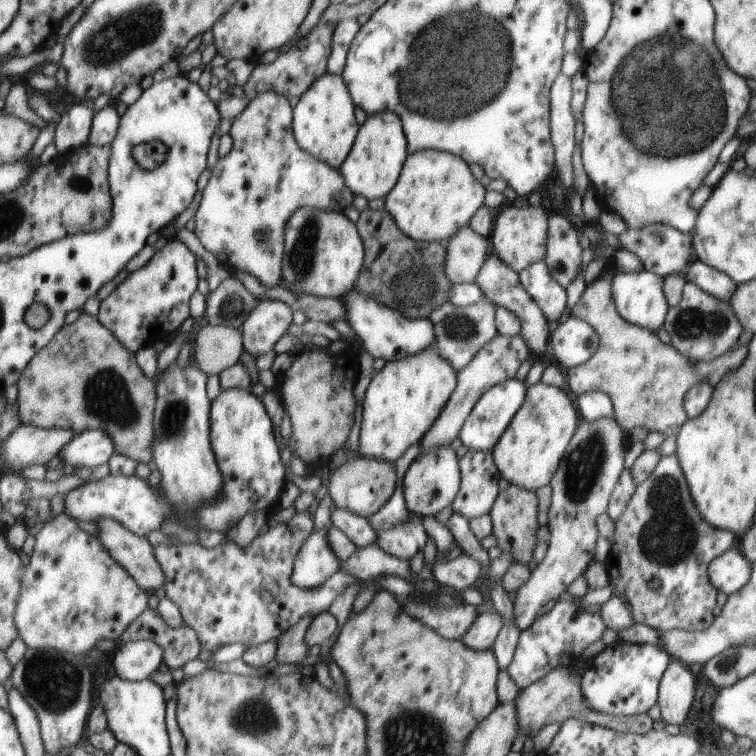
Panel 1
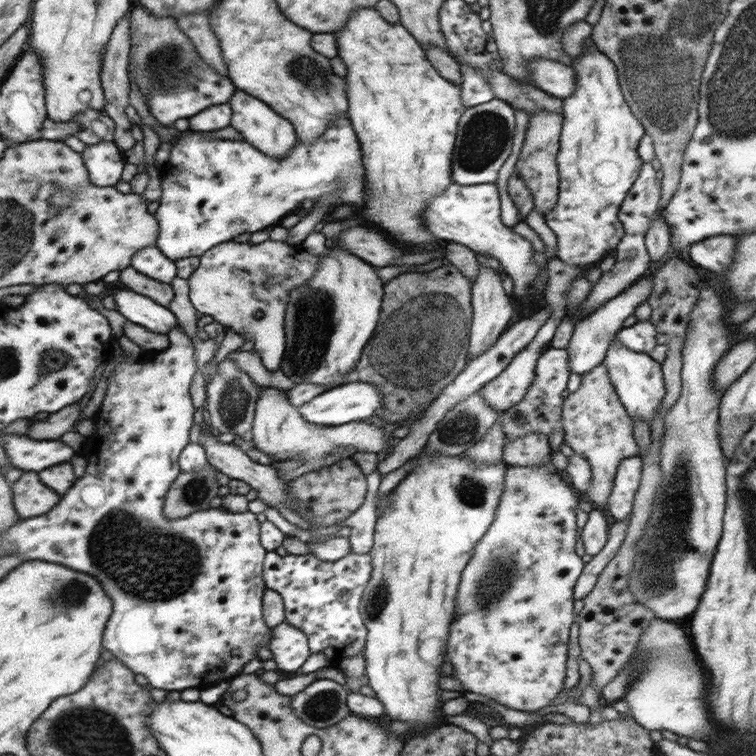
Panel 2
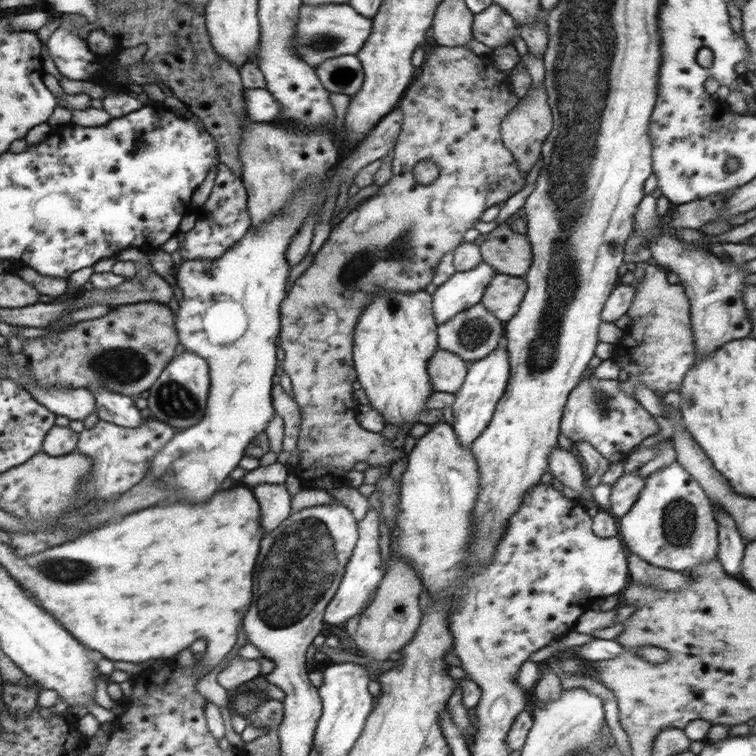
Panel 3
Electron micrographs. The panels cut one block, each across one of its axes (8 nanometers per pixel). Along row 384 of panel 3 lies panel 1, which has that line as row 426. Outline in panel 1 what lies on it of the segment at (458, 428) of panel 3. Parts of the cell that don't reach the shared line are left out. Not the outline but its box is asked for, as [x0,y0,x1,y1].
[457,378,528,451]

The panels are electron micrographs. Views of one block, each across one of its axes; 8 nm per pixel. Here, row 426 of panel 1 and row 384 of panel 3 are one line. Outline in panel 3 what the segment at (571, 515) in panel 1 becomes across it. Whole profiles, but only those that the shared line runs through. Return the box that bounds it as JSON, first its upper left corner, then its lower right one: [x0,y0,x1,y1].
[559,371,660,463]

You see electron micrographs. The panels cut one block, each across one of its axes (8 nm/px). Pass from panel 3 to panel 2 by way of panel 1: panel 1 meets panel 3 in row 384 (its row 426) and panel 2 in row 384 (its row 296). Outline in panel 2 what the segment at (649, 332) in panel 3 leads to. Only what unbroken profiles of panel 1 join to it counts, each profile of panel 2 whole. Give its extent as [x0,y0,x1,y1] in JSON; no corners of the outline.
[561,362,638,511]

